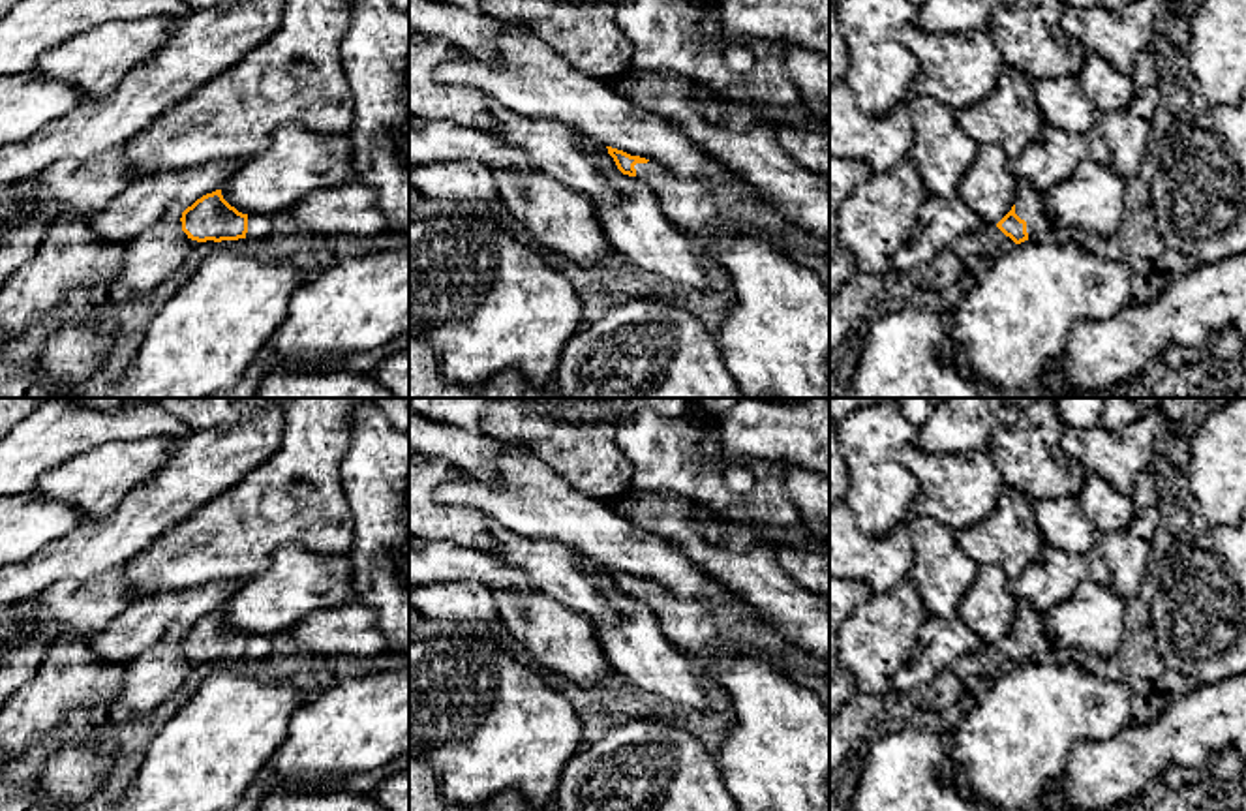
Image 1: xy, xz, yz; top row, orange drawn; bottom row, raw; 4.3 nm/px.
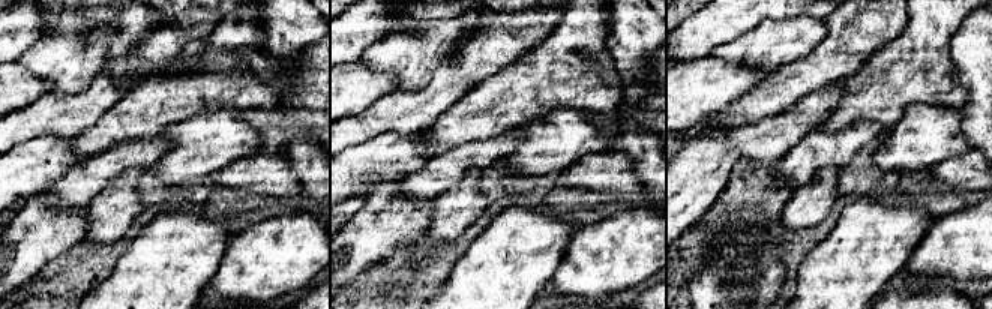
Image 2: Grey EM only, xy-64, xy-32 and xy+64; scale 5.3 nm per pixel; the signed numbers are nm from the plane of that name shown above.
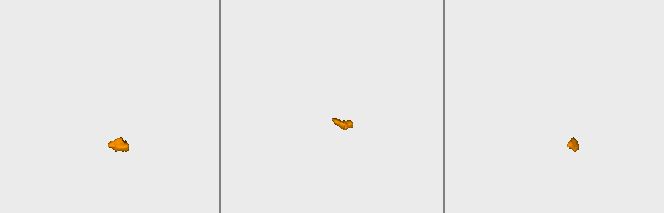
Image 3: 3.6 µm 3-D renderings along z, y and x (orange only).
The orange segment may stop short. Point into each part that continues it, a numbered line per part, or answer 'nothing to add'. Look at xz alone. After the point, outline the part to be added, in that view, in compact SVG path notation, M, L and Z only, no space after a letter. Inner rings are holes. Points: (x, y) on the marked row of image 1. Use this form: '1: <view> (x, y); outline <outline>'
1: xz (691, 207); outline M653 161L636 163L634 169L636 178L655 191L662 214L679 229L692 233L719 223L715 195L707 186L681 182Z

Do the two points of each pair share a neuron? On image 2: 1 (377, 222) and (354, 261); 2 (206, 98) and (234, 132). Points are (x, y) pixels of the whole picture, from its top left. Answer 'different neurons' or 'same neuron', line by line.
1: same neuron
2: different neurons

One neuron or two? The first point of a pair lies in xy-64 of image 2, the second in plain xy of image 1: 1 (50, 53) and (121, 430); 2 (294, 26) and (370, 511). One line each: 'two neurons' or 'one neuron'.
1: two neurons
2: one neuron

